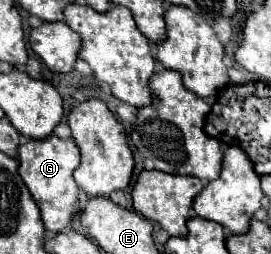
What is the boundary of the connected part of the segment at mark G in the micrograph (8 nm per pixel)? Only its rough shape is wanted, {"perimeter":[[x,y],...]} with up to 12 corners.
{"perimeter":[[53,134],[17,162],[53,234],[69,228],[79,188],[77,144]]}

